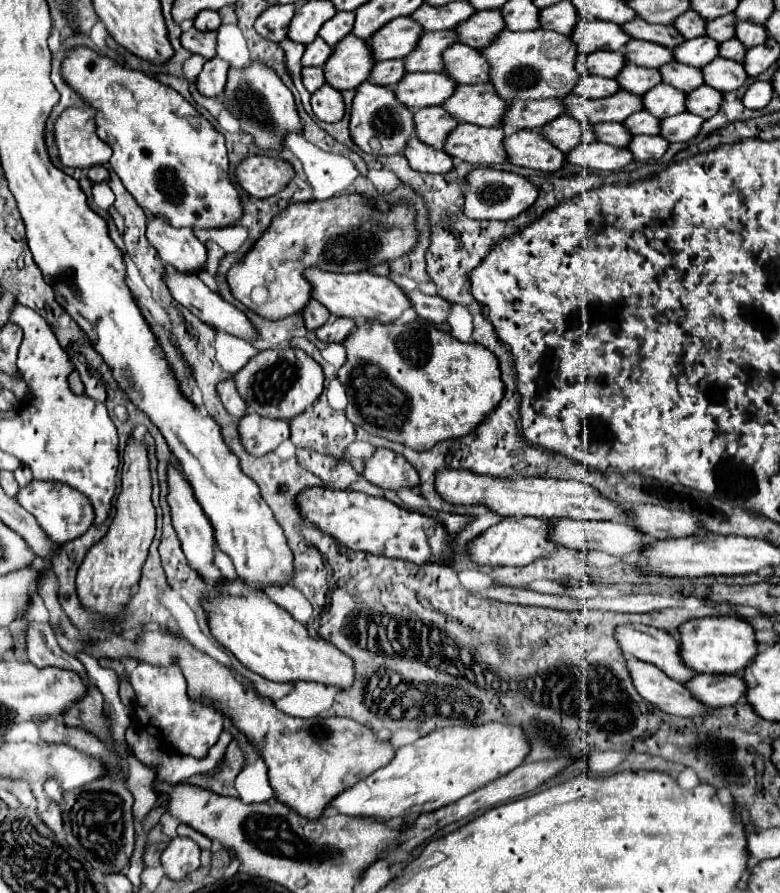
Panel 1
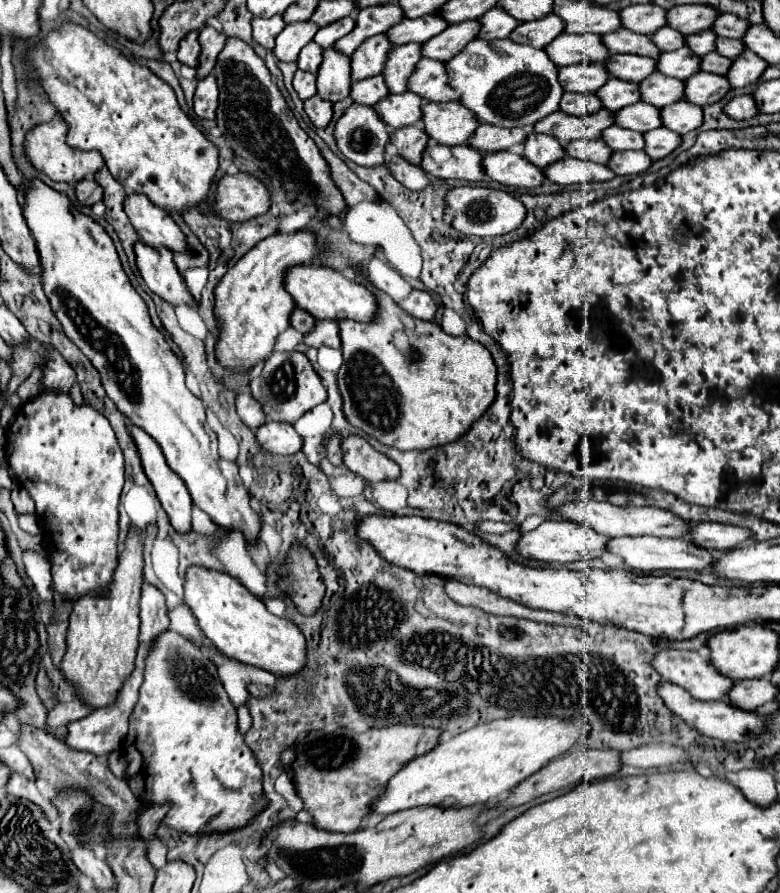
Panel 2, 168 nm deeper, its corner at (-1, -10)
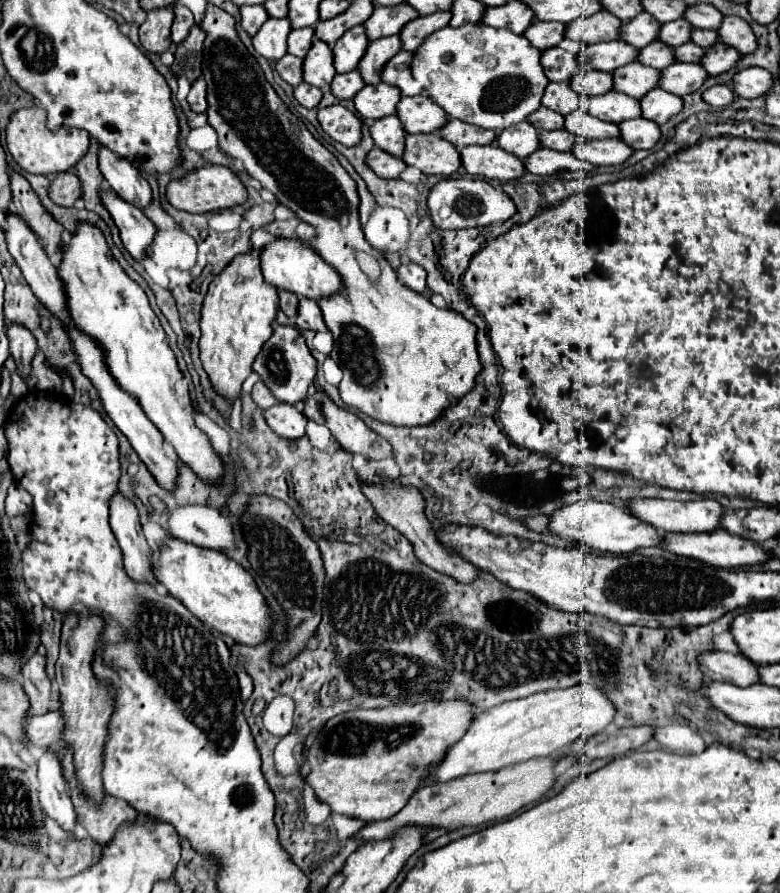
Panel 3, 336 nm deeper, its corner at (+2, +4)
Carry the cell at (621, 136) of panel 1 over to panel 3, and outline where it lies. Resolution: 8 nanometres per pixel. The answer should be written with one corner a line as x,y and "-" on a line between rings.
565,128
541,134
541,146
545,146
545,148
553,148
553,150
559,150
559,152
569,152
569,150
575,148
575,144
577,144
577,136
573,132
567,132

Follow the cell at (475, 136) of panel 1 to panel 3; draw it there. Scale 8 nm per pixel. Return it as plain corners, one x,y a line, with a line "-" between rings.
439,132
407,134
403,160
409,166
417,166
423,174
435,176
451,176
463,166
457,148
441,138

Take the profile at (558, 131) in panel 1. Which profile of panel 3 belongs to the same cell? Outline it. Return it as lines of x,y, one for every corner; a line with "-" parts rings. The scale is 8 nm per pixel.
519,122
519,124
513,124
509,126
507,130
503,130
499,136
497,136
497,144
509,152
509,154
515,154
517,158
525,160
529,158
529,154
533,154
535,150
541,148
541,140
539,140
539,134
537,130
527,122

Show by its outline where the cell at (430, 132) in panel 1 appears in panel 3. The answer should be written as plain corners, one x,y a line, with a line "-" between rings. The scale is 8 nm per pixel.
385,116
375,120
375,124
369,128
371,138
377,148
401,158
405,150
405,128
397,116

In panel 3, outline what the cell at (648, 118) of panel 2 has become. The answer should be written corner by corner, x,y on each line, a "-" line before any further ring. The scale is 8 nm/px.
611,90
609,94
589,98
589,114
605,122
623,122
641,116
641,102
623,92

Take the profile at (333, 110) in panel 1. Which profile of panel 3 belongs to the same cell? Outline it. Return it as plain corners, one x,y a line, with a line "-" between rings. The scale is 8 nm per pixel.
301,82
295,88
295,98
305,108
317,108
319,102
321,102
321,96
323,96
323,92
319,88
315,88
315,86
309,86
307,82

